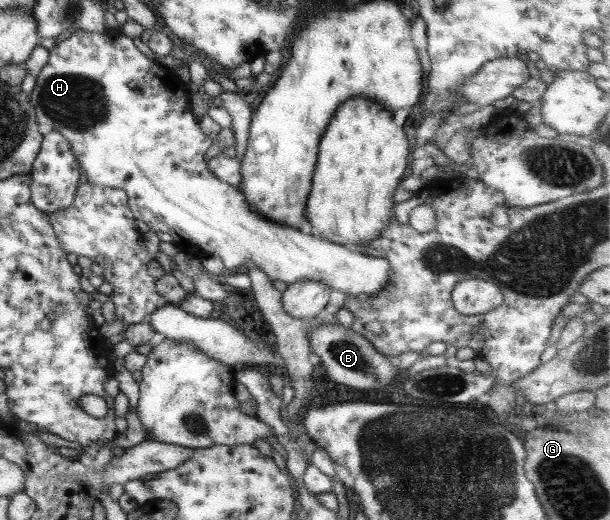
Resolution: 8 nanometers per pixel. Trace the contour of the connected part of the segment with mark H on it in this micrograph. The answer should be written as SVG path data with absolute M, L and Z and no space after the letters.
M82 30L73 31L70 36L48 50L47 62L41 68L39 74L35 77L35 86L31 90L29 99L32 102L33 112L36 117L37 124L47 124L51 126L53 131L60 132L69 143L71 152L74 154L76 161L80 164L86 174L86 180L94 185L109 187L114 190L121 190L126 194L129 210L132 212L135 220L145 222L153 232L167 232L174 236L175 241L179 245L193 246L191 255L200 257L204 260L210 257L219 258L222 266L227 270L238 270L246 264L252 262L257 268L260 268L271 281L281 280L287 285L297 282L298 280L309 279L328 286L328 289L337 290L345 295L357 297L357 300L365 300L370 294L381 290L388 279L388 264L383 258L375 256L367 256L359 250L345 247L339 243L332 243L326 238L316 233L303 234L297 228L286 227L270 221L262 214L255 212L255 209L248 207L242 192L236 186L229 186L226 182L217 180L206 167L203 161L203 155L212 140L203 134L198 124L198 119L193 116L190 110L190 93L186 83L181 81L173 70L161 67L156 61L151 61L147 56L143 55L126 35L113 38L111 34L97 34L97 32L85 32Z

